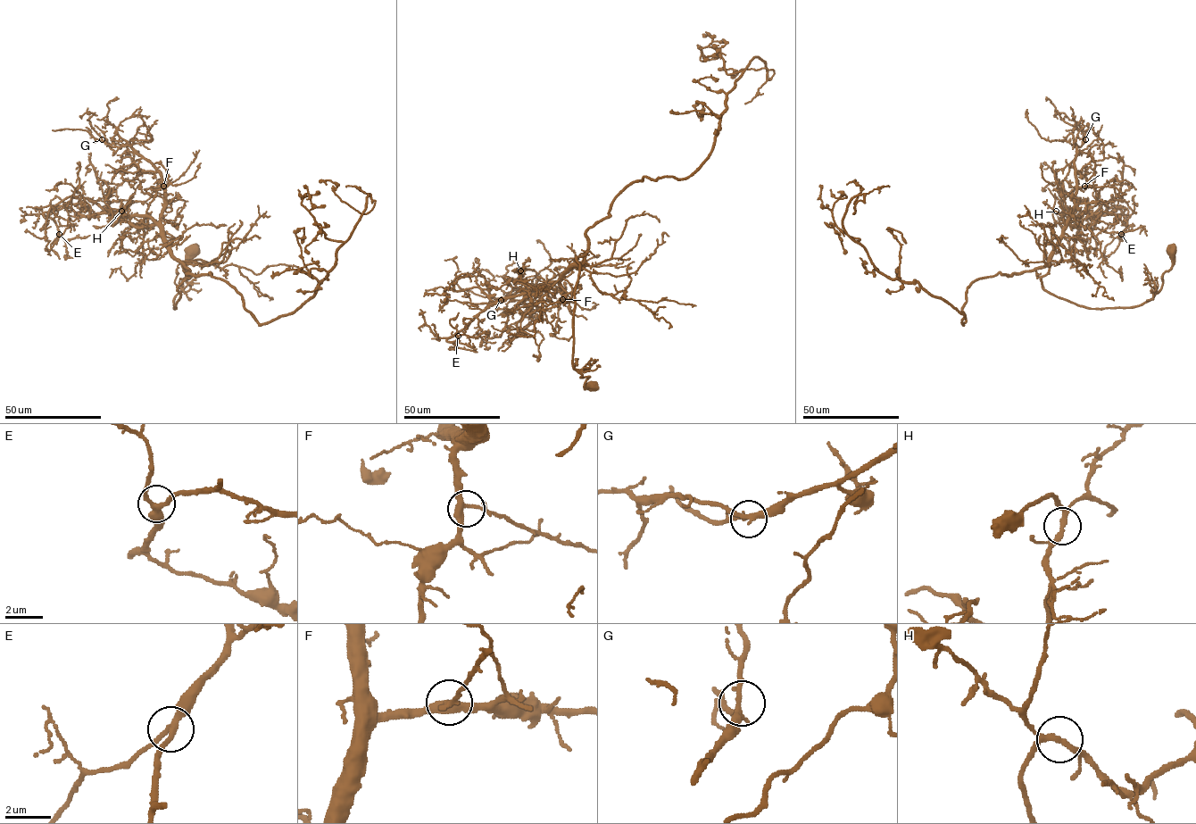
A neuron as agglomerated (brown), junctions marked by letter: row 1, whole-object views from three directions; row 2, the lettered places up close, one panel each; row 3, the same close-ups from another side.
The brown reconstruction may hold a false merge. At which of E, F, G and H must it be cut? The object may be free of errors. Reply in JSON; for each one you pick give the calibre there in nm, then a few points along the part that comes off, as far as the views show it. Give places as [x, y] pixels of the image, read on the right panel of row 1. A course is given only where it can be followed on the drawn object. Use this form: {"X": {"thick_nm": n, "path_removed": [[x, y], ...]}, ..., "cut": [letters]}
{"cut": []}

